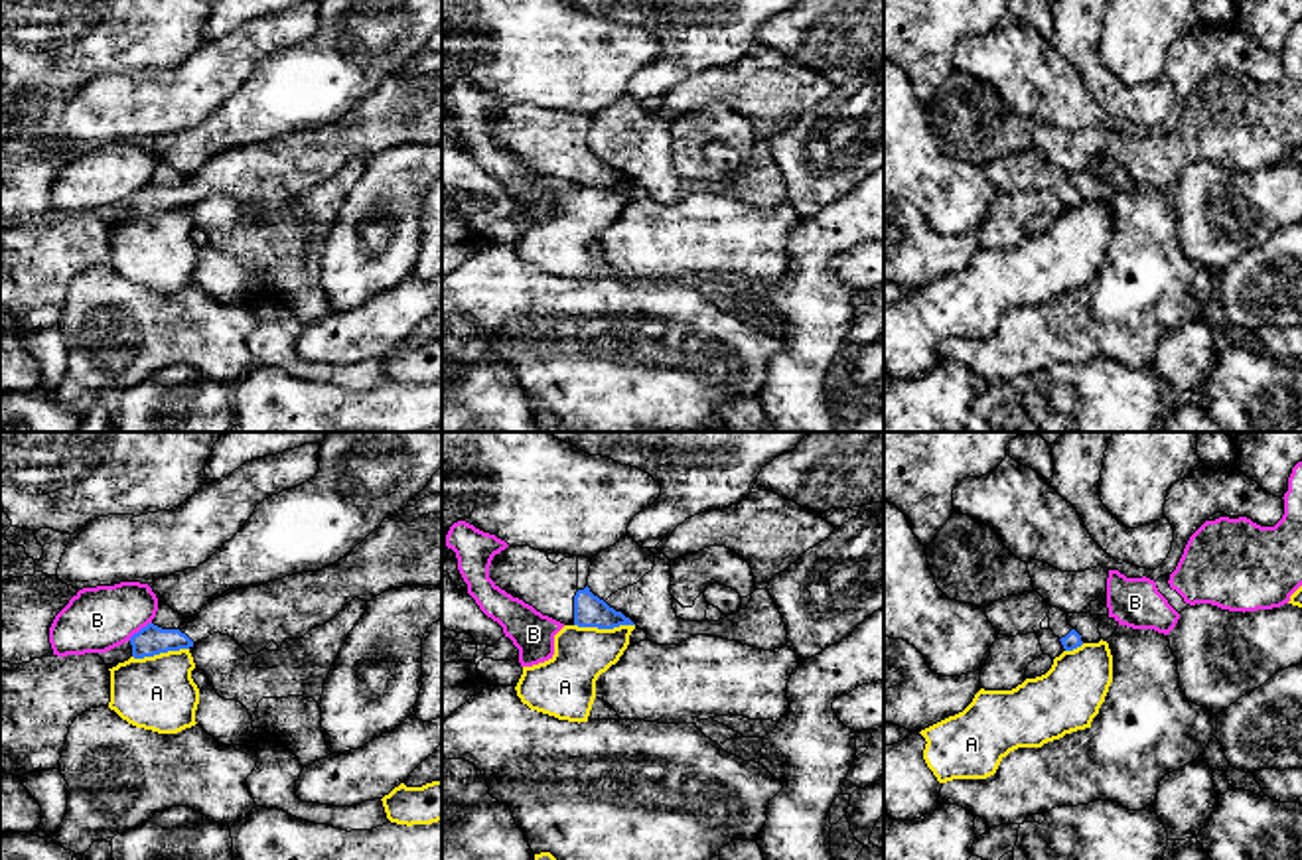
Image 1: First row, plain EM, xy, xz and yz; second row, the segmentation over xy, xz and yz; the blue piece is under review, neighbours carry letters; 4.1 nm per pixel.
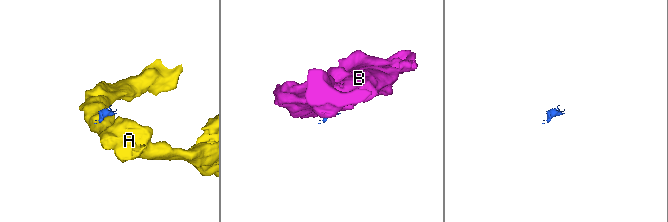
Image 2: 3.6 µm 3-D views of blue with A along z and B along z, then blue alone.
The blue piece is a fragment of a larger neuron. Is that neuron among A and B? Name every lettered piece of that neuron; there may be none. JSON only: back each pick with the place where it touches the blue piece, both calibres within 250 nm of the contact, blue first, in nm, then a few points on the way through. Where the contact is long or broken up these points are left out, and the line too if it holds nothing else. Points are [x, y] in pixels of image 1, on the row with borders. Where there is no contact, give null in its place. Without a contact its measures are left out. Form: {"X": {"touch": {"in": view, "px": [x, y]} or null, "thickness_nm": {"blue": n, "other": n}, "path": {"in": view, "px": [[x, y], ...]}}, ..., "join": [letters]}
{"join": []}

